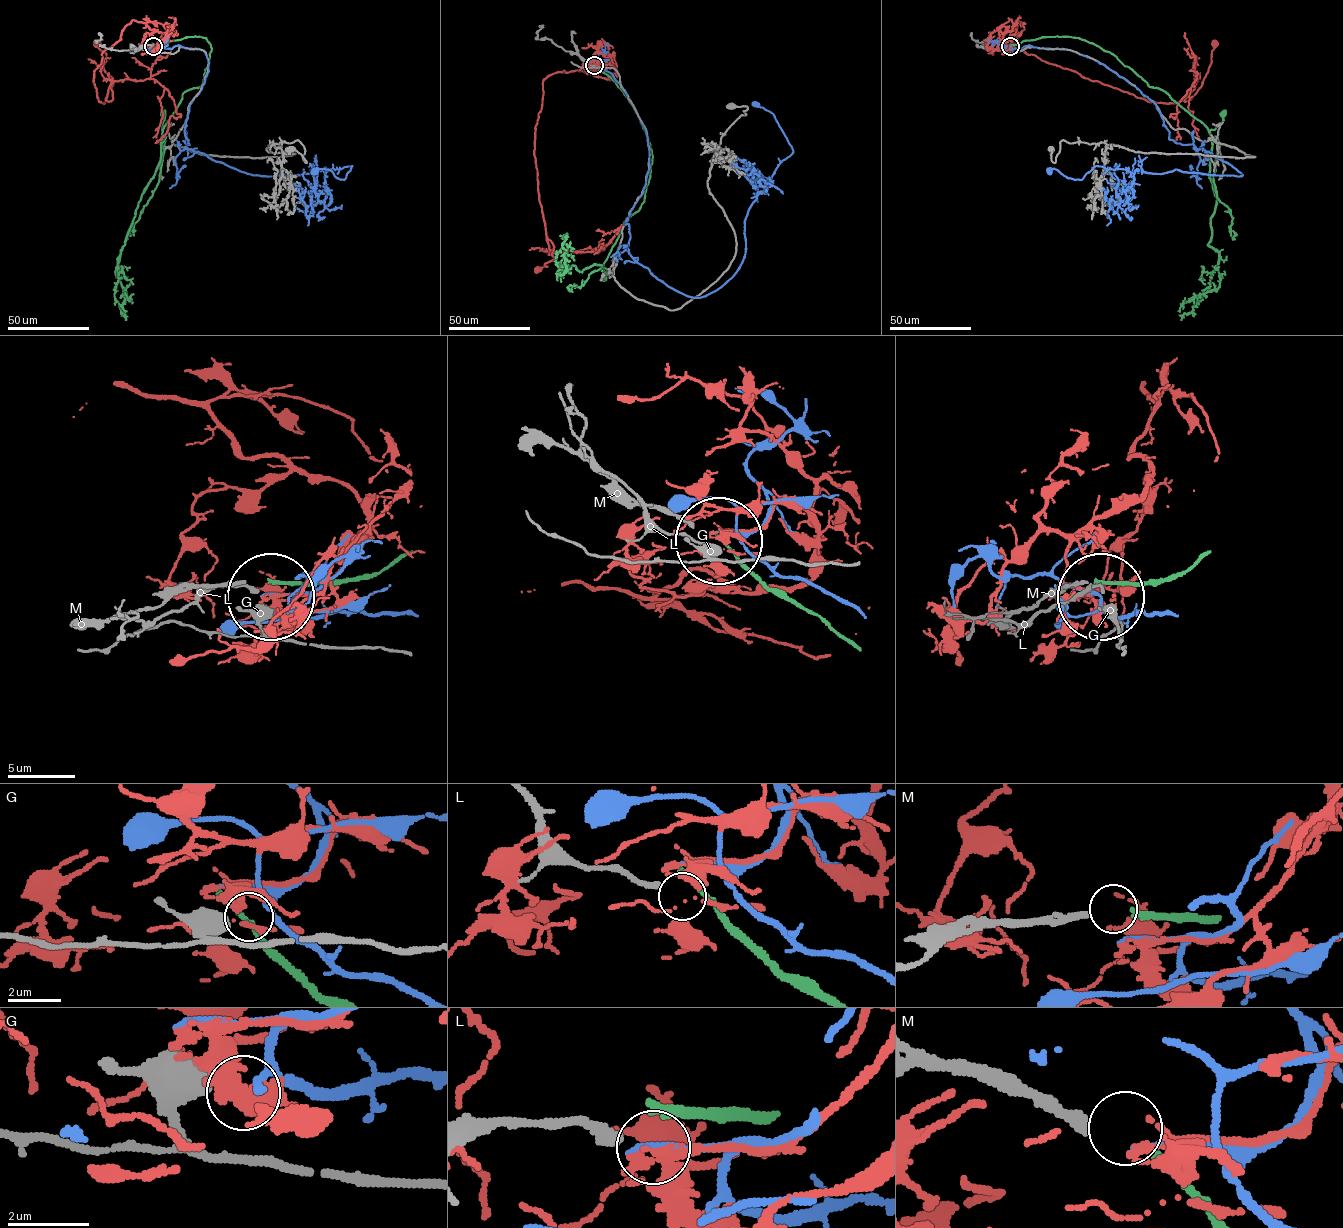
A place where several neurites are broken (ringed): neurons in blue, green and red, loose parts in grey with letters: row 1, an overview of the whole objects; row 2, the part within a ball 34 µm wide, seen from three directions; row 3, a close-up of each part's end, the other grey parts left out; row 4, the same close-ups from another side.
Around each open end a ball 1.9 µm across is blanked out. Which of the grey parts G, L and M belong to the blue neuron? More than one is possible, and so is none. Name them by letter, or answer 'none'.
none

